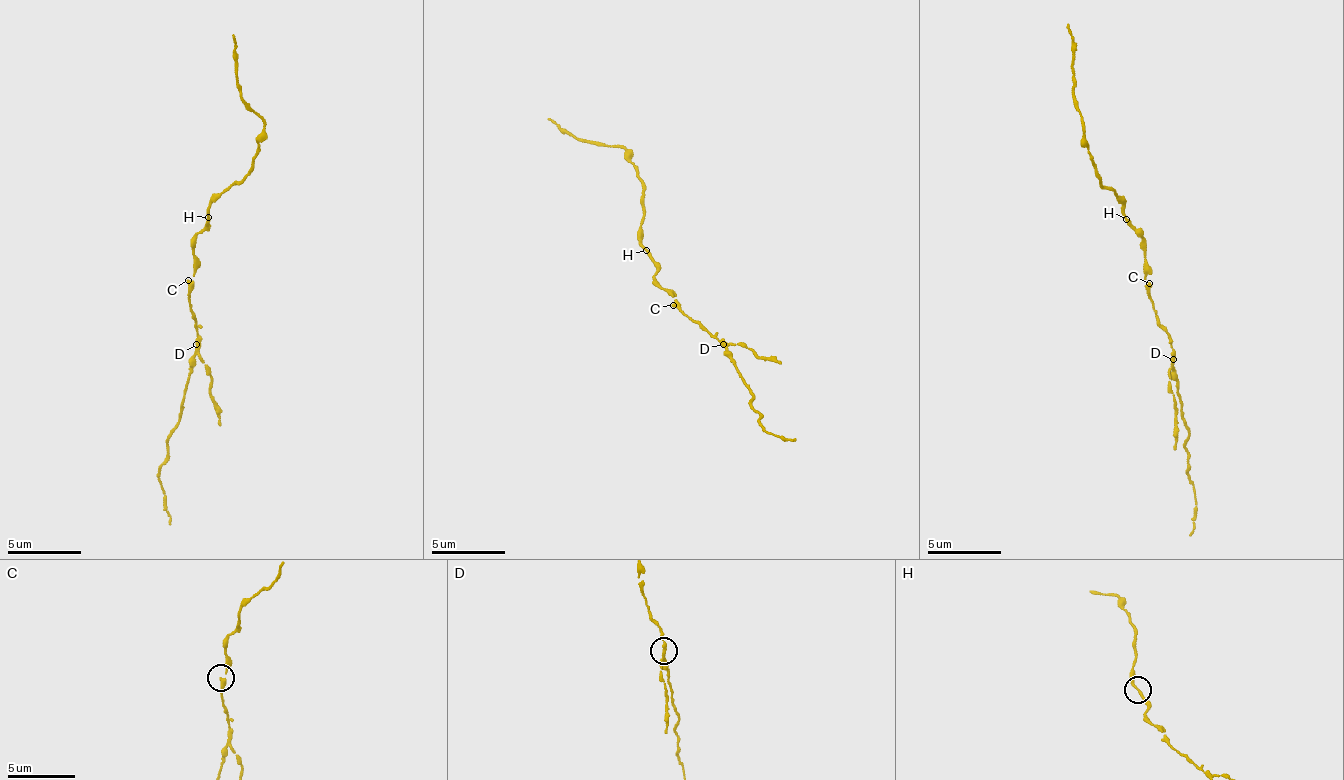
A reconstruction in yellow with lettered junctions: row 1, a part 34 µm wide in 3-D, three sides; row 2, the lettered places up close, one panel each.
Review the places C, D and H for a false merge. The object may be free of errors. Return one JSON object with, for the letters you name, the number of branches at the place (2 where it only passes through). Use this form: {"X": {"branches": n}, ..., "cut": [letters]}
{"D": {"branches": 3}, "cut": ["D"]}

